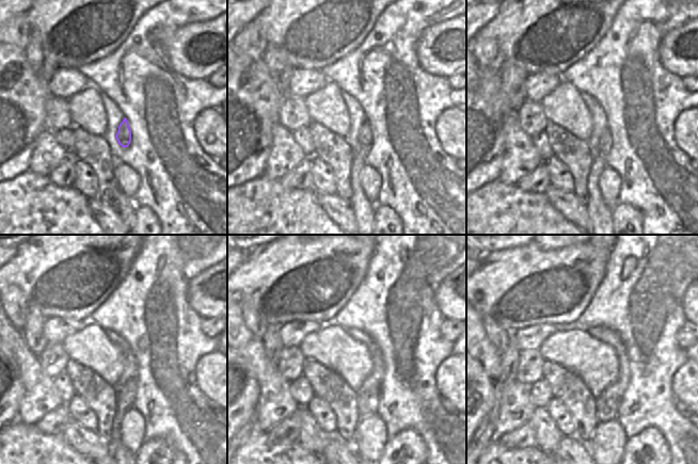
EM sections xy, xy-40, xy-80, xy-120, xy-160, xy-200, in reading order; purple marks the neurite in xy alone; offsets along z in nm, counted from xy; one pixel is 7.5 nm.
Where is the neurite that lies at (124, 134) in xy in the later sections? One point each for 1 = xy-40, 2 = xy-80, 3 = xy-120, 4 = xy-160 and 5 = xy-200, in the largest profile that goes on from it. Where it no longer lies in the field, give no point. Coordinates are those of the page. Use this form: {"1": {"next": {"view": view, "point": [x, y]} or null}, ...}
{"1": {"next": {"view": "xy-40", "point": [365, 134]}}, "2": {"next": {"view": "xy-80", "point": [605, 141]}}, "3": {"next": {"view": "xy-120", "point": [128, 383]}}, "4": {"next": {"view": "xy-160", "point": [368, 401]}}, "5": {"next": {"view": "xy-200", "point": [607, 404]}}}

